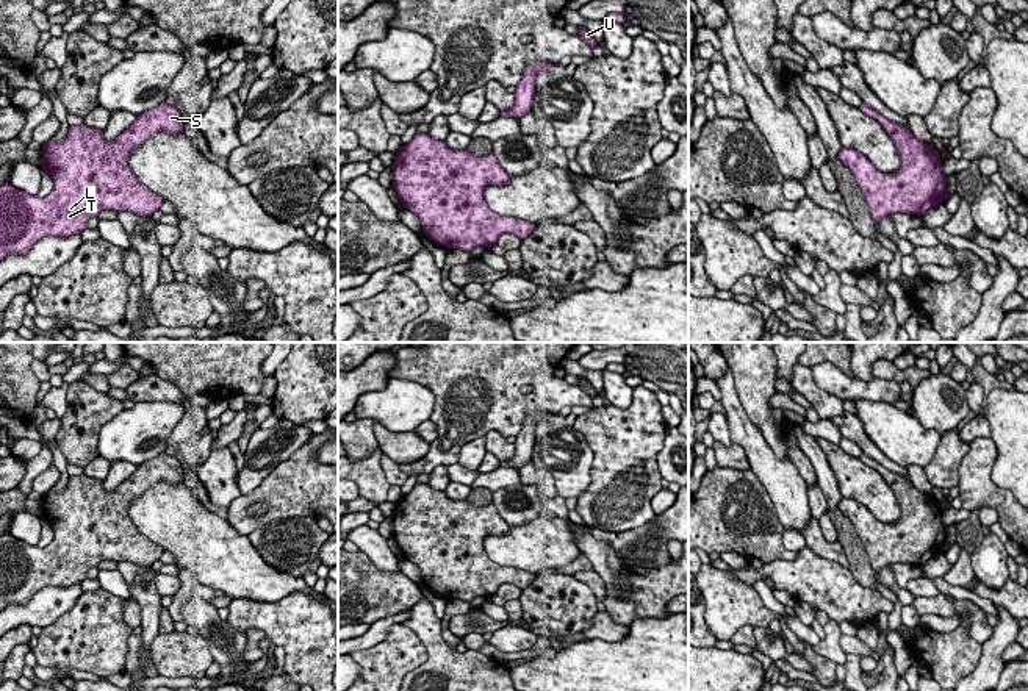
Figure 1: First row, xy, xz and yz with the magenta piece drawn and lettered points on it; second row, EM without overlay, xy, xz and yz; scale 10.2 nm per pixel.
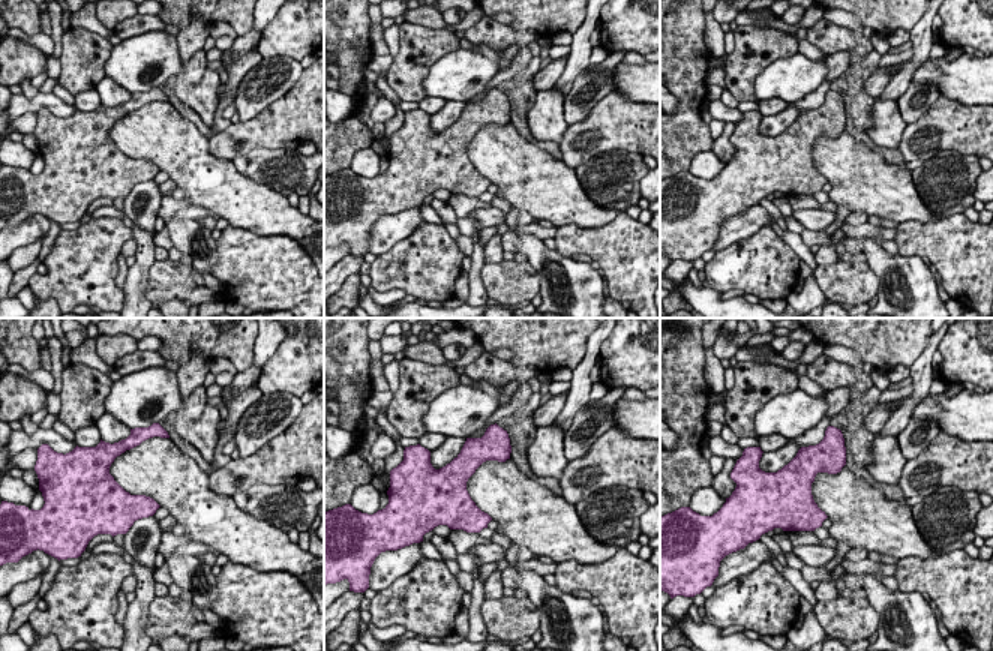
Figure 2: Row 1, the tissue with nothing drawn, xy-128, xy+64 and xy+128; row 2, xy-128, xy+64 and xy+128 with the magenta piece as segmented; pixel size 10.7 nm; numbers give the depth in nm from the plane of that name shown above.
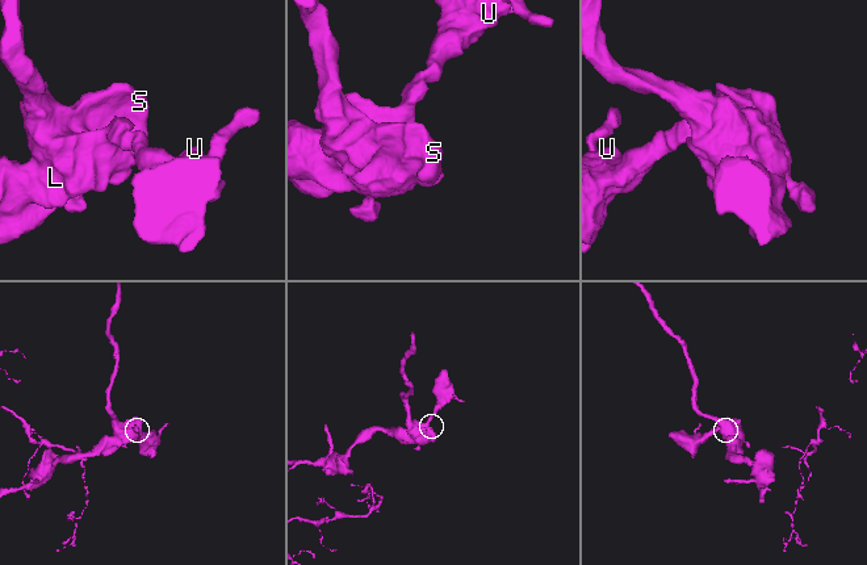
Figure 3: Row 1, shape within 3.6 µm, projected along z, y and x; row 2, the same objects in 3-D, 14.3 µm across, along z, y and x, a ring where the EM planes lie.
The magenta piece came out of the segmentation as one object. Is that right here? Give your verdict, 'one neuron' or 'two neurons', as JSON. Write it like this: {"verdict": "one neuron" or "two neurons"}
{"verdict": "one neuron"}

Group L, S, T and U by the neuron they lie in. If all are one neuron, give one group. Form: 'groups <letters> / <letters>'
groups L S T U

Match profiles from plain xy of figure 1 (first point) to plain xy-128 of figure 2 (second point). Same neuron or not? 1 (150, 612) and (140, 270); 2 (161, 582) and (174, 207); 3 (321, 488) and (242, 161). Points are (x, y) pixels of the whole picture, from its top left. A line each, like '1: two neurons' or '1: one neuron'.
1: two neurons
2: one neuron
3: two neurons

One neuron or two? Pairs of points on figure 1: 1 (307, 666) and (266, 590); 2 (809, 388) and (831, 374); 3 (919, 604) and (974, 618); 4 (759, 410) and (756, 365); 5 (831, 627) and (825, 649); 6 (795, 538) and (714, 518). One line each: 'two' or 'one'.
1: two
2: two
3: one
4: one
5: one
6: two

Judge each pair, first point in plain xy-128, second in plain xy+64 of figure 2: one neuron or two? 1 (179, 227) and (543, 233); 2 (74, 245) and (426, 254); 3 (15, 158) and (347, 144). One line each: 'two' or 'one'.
1: two
2: one
3: two

